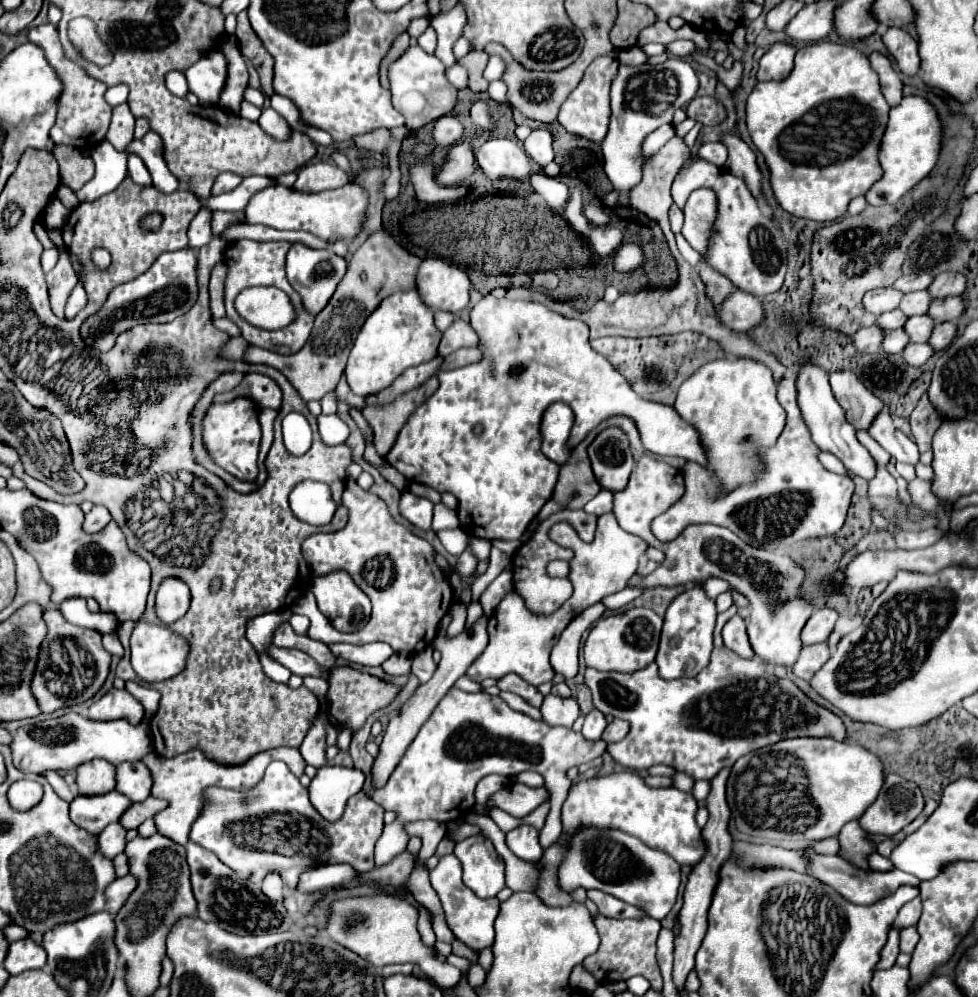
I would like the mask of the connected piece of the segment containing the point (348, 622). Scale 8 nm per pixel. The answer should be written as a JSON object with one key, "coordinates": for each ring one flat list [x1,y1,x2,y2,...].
{"coordinates":[[346,572,320,576,312,584,320,612,340,632,356,632,370,620,370,600]]}

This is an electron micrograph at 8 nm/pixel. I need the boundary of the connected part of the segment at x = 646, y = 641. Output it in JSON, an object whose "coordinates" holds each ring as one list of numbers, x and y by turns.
{"coordinates":[[628,608,624,612,602,616,590,630,584,642,584,660,586,666,596,670,614,670,614,672,636,672,650,664,658,650,662,630,662,618,650,608]]}

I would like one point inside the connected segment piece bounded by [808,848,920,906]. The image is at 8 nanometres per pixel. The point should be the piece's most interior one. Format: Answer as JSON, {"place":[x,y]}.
{"place":[865,887]}

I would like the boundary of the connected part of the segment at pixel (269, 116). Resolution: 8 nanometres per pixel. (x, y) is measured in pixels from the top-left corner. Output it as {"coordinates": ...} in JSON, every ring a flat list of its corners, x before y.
{"coordinates":[[272,108,262,110,262,116,260,116,258,124,262,126,262,130,264,130,266,134,270,134,270,138,274,138,274,140,278,140,278,142,288,140,290,134,292,134,292,128,288,126,288,122,286,122,278,112,274,112]]}

